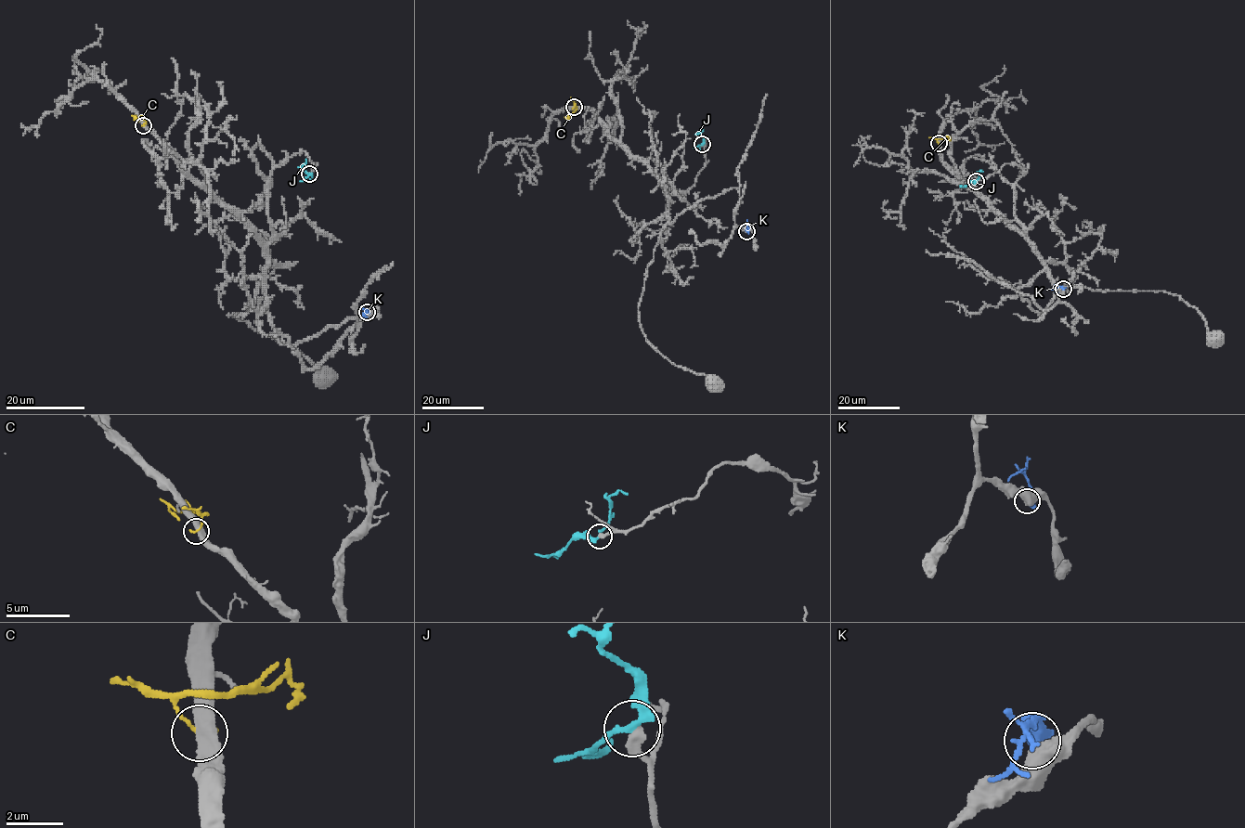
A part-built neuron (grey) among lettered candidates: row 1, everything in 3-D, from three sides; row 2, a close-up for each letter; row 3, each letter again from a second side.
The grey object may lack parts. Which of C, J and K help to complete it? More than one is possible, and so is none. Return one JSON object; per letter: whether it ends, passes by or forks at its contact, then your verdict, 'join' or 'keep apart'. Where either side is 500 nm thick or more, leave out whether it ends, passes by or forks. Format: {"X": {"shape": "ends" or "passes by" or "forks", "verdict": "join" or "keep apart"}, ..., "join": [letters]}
{"C": {"verdict": "keep apart"}, "J": {"shape": "passes by", "verdict": "keep apart"}, "K": {"verdict": "keep apart"}, "join": []}

